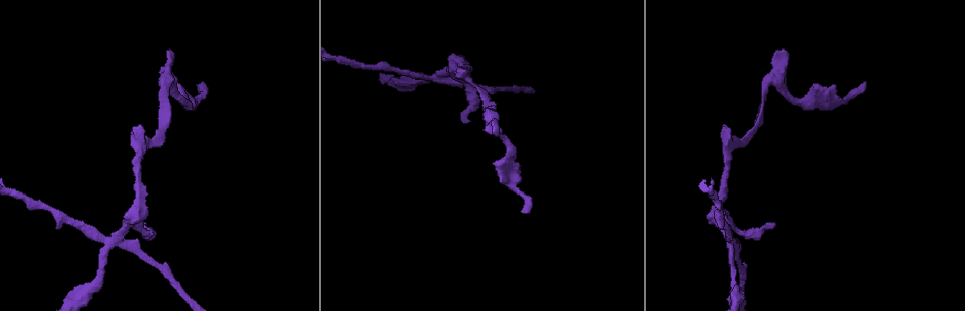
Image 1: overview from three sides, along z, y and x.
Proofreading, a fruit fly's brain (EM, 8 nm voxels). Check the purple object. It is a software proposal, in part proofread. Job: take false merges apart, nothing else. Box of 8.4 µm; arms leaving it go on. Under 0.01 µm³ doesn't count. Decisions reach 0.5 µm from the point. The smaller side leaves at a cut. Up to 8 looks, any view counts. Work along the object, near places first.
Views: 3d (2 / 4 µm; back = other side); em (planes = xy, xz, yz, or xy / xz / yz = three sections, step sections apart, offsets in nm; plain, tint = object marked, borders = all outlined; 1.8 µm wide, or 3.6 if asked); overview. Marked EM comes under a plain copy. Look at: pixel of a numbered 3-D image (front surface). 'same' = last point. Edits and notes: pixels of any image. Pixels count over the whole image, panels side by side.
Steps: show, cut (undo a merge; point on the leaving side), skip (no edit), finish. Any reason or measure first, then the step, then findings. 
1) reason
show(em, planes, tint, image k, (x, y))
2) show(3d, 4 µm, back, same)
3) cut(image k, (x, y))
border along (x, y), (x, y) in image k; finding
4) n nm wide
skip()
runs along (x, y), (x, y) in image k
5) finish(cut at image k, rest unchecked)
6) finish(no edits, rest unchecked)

abrupt turn
show(em, planes, tint, image 1, (774, 79))

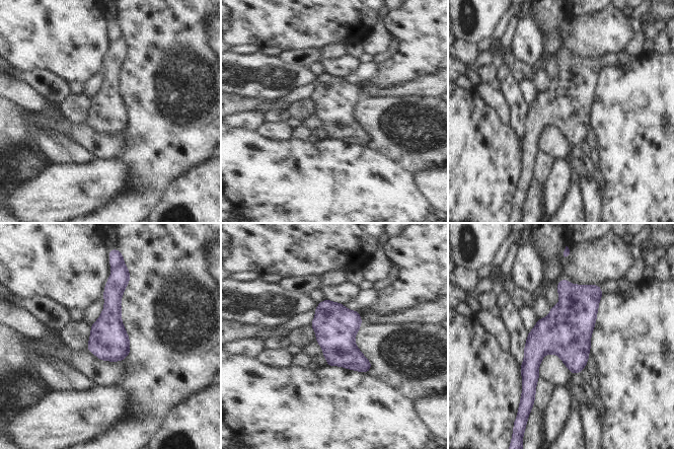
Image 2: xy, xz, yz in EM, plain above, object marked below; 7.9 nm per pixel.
skip()
one neuron here

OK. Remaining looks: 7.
show(3d, 2 µm, image 1, (463, 77))

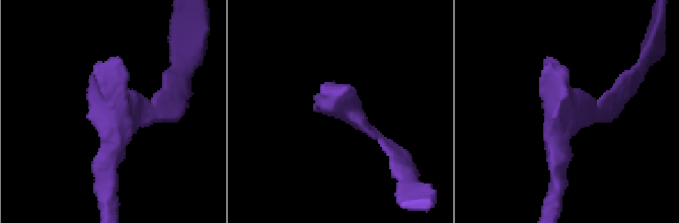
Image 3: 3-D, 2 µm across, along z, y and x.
now the EM
show(em, planes, tint, image 3, (120, 116))

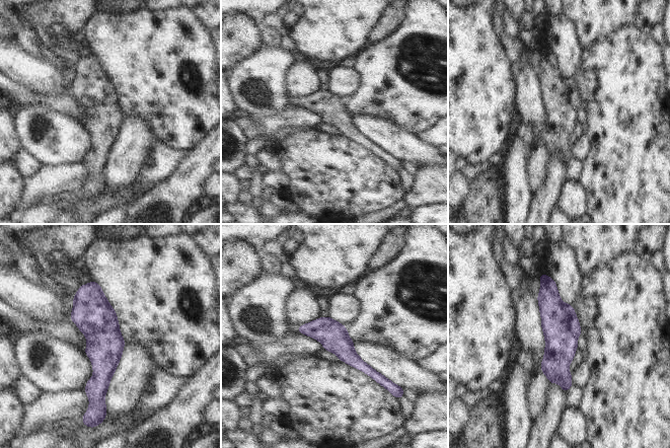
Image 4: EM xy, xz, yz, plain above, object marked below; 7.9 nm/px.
skip()
one neuron here

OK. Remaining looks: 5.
sharp bend
show(3d, 4 µm, image 1, (435, 76))

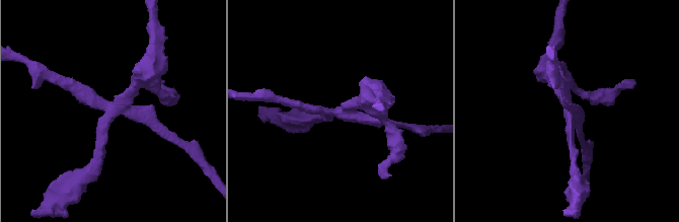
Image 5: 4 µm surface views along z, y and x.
4 arms; now the EM
show(em, planes, tint, image 5, (112, 105))

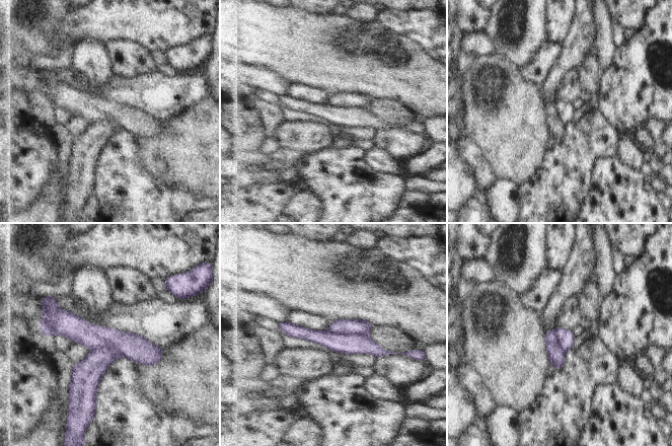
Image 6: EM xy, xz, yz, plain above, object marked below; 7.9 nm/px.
200 nm wide
cut(image 6, (342, 343))
the part that leaves runs along (46, 331), (77, 328), (159, 355) in image 6; two neurons meet here

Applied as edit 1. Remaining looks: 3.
finish(cut at image 6, rest unchecked)

